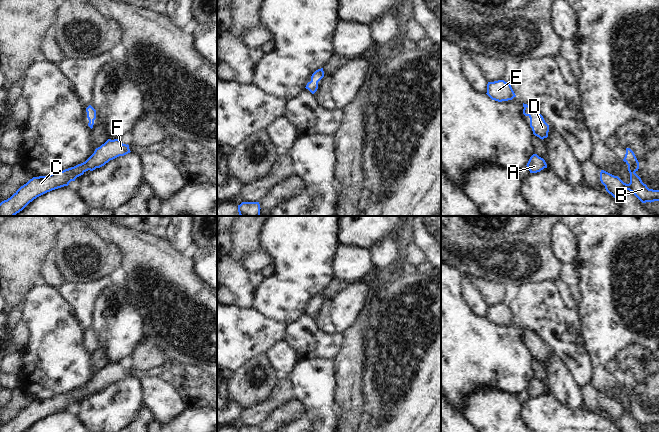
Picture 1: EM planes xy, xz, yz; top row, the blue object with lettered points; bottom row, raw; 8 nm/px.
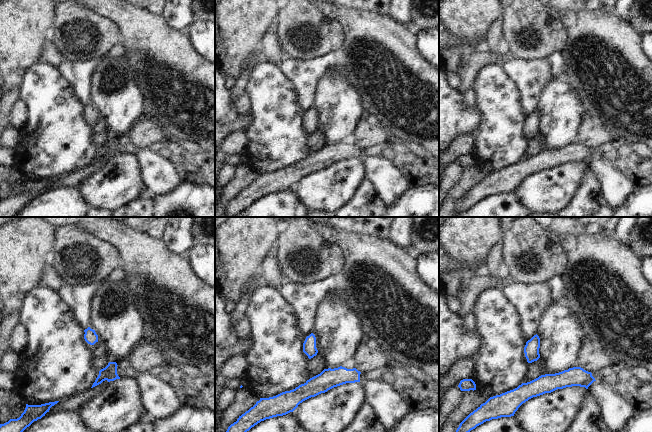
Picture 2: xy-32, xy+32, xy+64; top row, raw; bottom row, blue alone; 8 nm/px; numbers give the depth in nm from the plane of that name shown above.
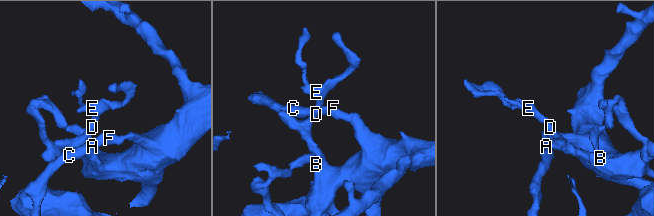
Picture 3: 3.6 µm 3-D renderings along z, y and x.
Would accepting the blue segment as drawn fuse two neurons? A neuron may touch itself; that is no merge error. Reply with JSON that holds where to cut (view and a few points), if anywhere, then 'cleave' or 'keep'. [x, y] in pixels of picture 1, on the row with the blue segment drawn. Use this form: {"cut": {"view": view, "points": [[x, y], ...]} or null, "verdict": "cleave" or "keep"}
{"cut": null, "verdict": "keep"}

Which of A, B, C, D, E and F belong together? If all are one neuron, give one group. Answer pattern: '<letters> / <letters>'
A B C D E F

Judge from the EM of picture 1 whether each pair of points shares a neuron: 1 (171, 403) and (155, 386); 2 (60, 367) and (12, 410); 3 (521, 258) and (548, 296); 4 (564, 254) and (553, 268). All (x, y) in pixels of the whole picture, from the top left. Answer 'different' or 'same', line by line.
1: same
2: different
3: different
4: different

